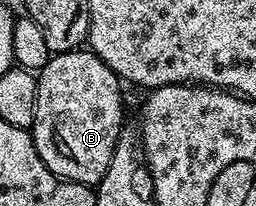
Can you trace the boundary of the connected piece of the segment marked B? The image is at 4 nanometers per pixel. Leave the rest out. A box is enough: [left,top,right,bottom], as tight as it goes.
[30,49,124,185]

